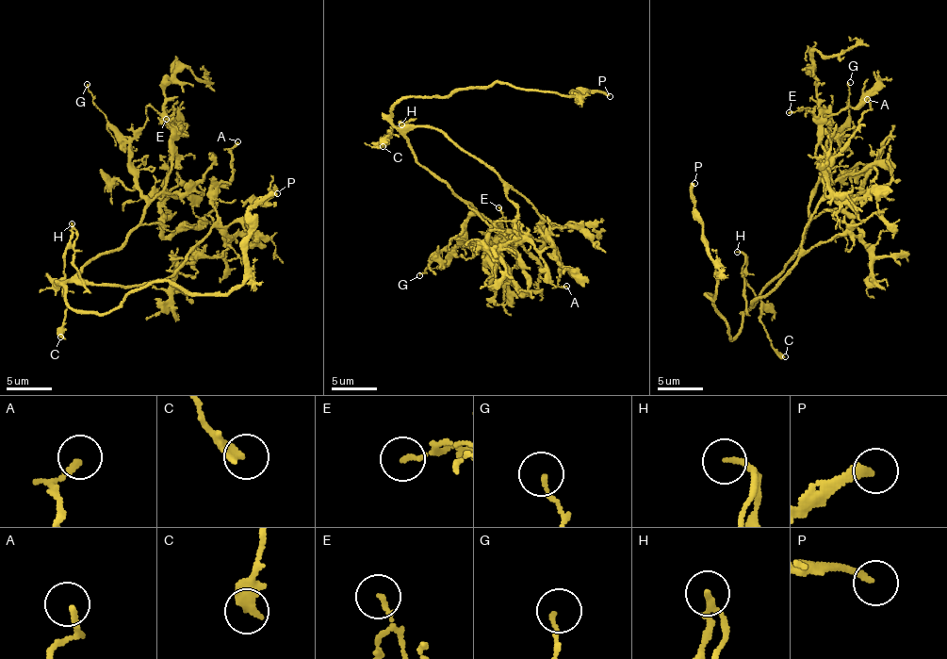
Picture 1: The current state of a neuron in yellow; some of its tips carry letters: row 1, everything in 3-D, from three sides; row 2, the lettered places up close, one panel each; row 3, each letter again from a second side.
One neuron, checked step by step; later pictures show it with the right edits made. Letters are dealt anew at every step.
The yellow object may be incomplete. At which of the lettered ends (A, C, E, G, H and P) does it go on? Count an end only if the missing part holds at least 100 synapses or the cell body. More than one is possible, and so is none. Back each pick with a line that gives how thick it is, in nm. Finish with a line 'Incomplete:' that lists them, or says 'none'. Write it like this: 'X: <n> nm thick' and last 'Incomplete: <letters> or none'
H: 190 nm thick
P: 240 nm thick
Incomplete: H, P

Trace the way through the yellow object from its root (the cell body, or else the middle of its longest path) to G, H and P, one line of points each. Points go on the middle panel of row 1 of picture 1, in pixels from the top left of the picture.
G: (403, 136), (420, 165), (442, 178), (454, 194), (468, 202), (474, 212), (440, 266), (427, 269), (419, 275)
H: (403, 136), (403, 127), (408, 123), (401, 122), (402, 125), (398, 129), (401, 132), (401, 124)
P: (403, 136), (390, 110), (403, 98), (442, 98), (459, 88), (502, 83), (571, 98), (579, 89), (610, 96)

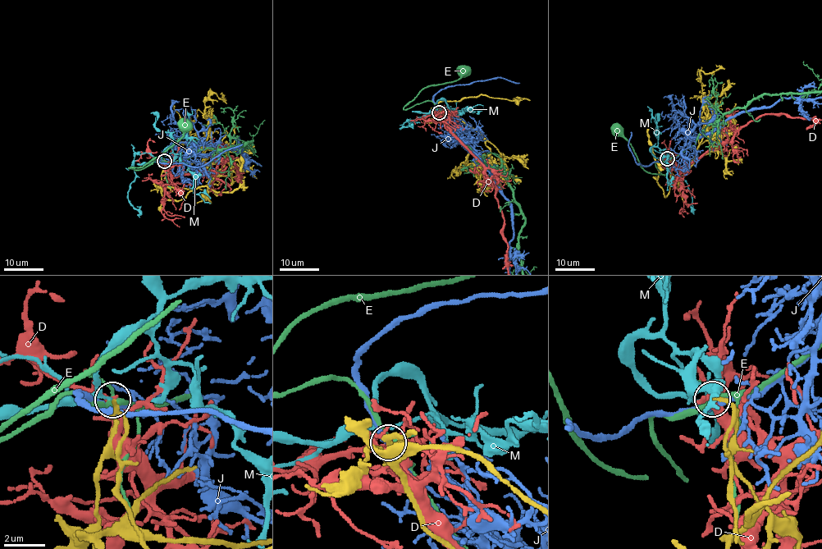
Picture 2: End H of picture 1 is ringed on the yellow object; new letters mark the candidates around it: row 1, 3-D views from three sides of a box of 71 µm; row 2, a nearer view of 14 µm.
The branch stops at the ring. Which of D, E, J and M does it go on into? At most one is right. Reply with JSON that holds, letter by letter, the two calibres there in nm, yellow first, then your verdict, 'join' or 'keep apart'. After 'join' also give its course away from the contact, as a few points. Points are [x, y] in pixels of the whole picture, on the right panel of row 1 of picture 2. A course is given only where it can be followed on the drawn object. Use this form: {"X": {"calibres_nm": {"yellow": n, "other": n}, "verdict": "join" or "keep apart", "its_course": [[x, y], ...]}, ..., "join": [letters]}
{"D": {"calibres_nm": {"yellow": 200, "other": 240}, "verdict": "keep apart"}, "E": {"calibres_nm": {"yellow": 160, "other": 240}, "verdict": "keep apart"}, "J": {"calibres_nm": {"yellow": 170, "other": 240}, "verdict": "keep apart"}, "M": {"calibres_nm": {"yellow": 190, "other": 130}, "verdict": "join"}, "join": ["M"]}

